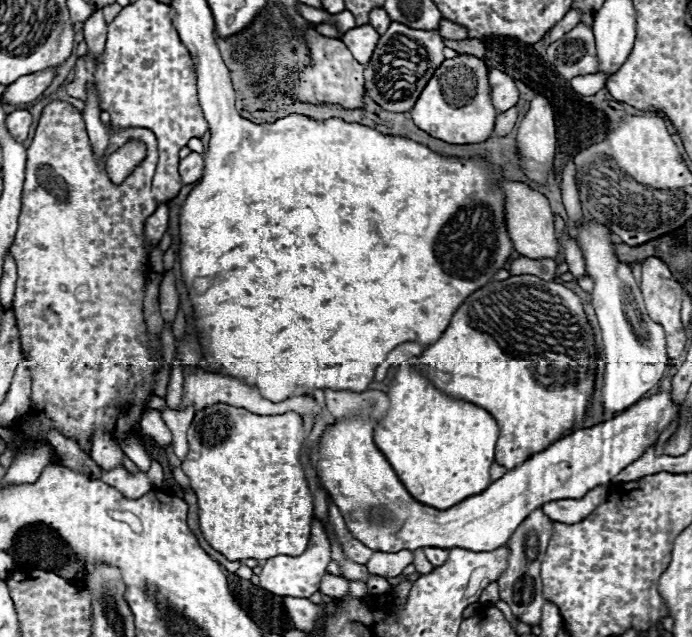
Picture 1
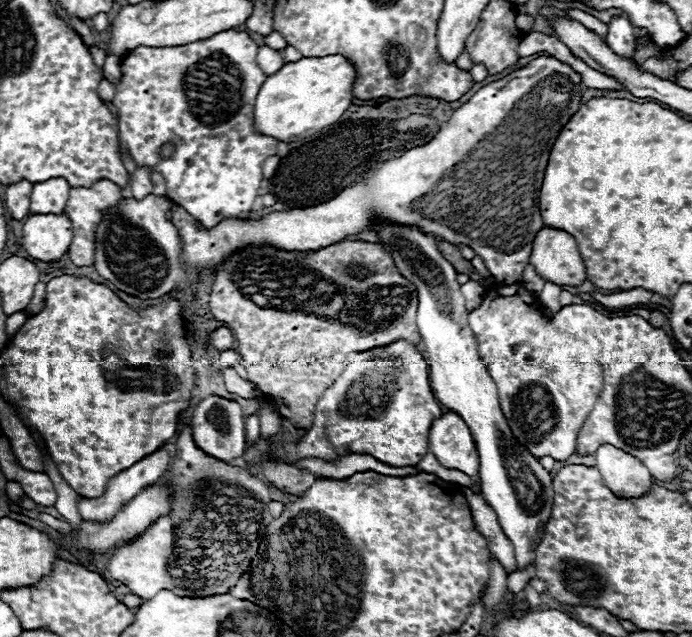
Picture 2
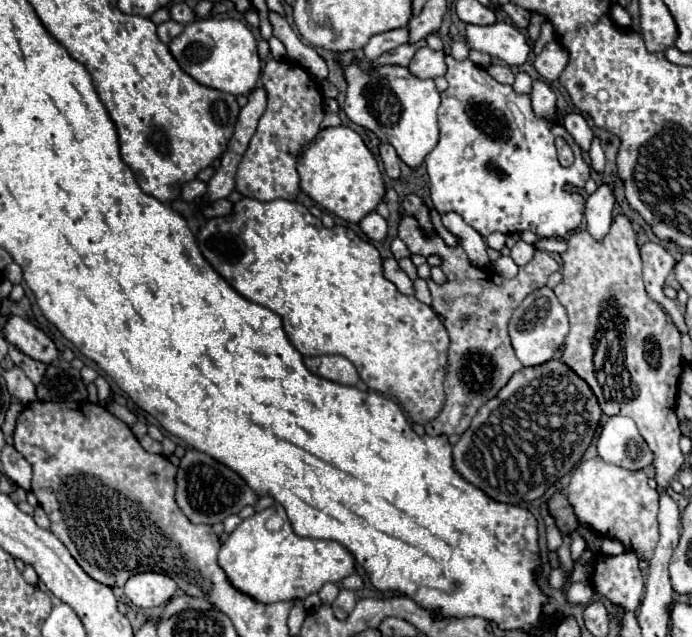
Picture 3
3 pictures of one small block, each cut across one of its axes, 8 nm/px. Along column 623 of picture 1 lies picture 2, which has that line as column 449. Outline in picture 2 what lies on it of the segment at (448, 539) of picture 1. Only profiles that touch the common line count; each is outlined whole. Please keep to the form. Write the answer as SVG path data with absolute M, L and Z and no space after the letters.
M448 412L432 422L428 450L436 456L440 466L478 476L478 450L466 422L462 422L458 414Z

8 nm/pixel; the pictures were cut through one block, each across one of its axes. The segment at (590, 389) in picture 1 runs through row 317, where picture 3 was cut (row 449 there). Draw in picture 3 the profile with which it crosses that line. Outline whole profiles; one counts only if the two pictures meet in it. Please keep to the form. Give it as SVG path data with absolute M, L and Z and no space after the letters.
M548 360L544 366L522 368L510 378L504 390L496 394L496 398L488 400L476 412L470 428L452 448L454 466L470 484L474 484L498 502L532 502L580 462L582 454L596 434L600 416L602 410L596 402L596 396L582 378L578 378L576 374L572 374L572 370L568 370L568 366L564 366L564 362Z

